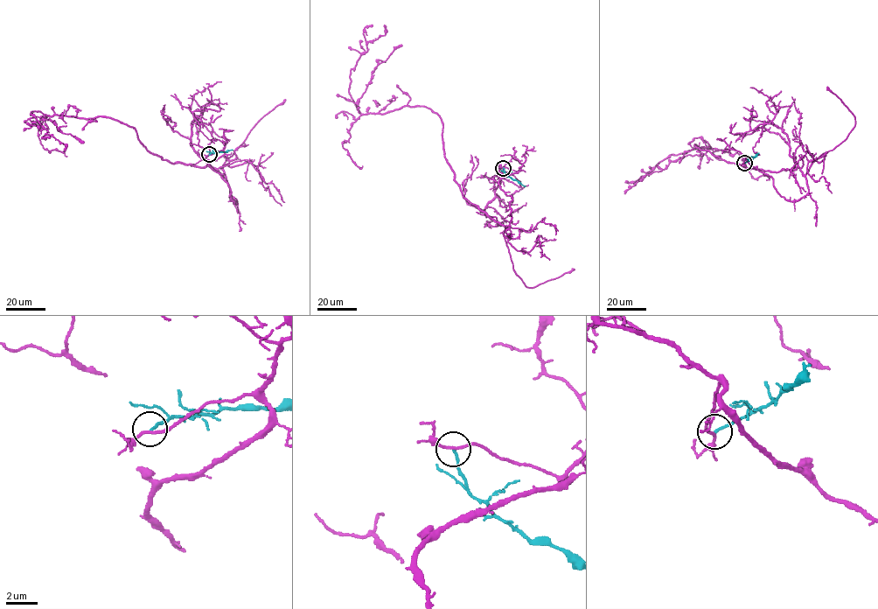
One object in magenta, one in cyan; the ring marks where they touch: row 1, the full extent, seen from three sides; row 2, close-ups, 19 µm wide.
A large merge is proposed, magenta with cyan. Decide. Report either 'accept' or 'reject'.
reject

